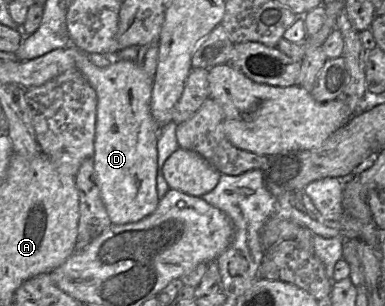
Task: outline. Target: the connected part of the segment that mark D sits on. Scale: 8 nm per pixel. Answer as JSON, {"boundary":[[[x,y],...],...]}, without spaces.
{"boundary":[[[80,50],[75,51],[74,59],[76,69],[88,80],[89,84],[95,90],[95,93],[97,95],[97,112],[96,112],[93,164],[94,164],[96,183],[99,187],[100,195],[106,208],[107,214],[112,224],[123,225],[127,223],[138,222],[143,218],[152,214],[157,208],[159,202],[156,187],[156,157],[157,157],[157,138],[160,126],[153,118],[150,109],[153,78],[151,78],[145,71],[143,71],[136,64],[135,61],[118,60],[106,67],[98,67],[91,62],[88,54],[85,54]]]}

